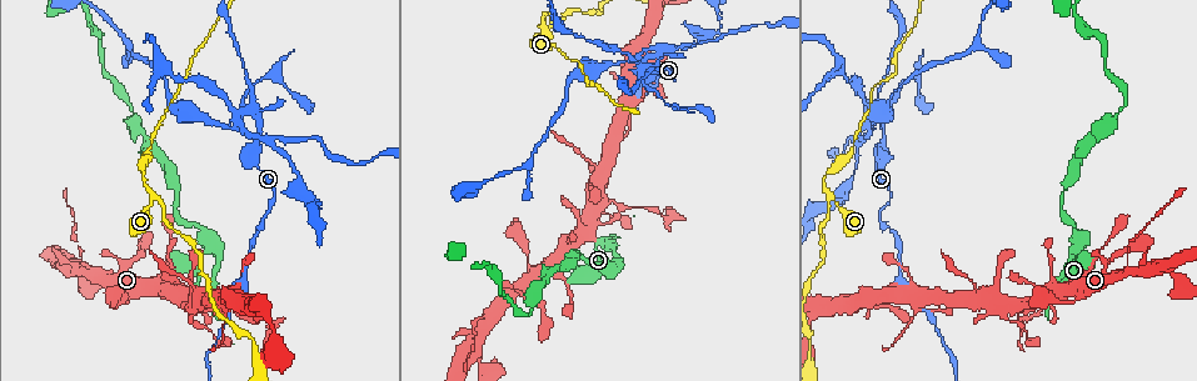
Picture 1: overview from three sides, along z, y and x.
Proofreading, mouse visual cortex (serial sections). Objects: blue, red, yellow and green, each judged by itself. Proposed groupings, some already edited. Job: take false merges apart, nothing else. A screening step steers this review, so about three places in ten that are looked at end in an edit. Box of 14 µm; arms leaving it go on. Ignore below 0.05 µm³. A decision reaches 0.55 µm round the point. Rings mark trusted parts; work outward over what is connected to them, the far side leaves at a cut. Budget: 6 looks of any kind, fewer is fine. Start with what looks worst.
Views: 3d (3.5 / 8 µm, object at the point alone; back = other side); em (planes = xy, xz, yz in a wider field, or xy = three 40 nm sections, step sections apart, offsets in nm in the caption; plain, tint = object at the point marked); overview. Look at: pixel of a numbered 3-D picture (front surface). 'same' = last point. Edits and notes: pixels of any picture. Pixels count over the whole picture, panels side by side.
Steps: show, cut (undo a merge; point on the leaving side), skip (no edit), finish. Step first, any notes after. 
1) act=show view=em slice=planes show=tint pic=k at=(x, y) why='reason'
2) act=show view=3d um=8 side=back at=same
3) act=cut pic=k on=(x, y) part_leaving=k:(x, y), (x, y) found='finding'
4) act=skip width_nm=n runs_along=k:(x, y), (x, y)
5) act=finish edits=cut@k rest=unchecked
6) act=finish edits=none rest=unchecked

act=show view=3d um=3.5 pic=1 at=(487, 318) why='three-way junction'

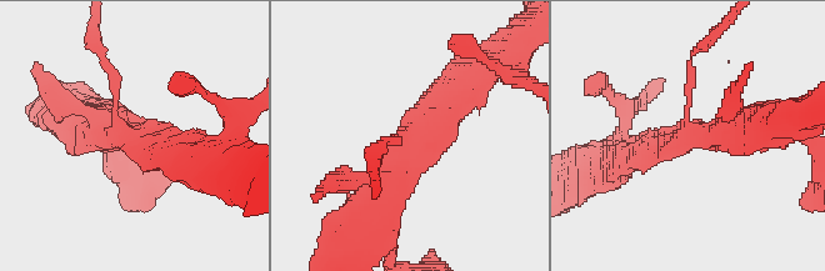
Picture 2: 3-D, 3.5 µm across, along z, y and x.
act=show view=em slice=xy step=3 show=tint pic=2 at=(692, 133) why='need the tissue'

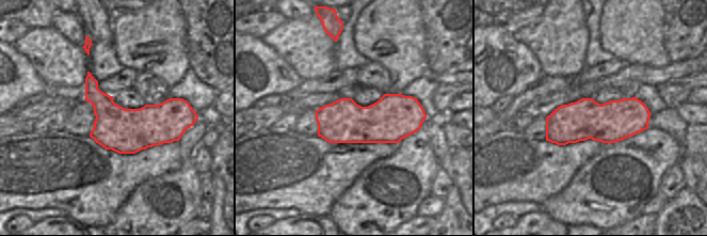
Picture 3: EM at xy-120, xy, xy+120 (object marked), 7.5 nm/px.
act=skip runs_along=3:(647, 114), (577, 121), (548, 138) found='one cell here'

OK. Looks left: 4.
act=show view=3d um=3.5 pic=1 at=(831, 196) why='sharp bend'

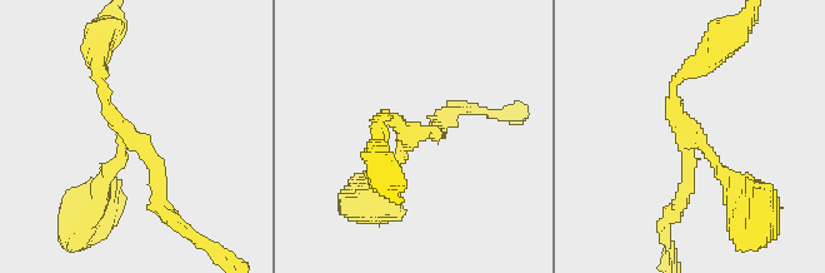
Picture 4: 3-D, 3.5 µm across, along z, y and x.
act=show view=em slice=xy step=5 show=tint pic=4 at=(125, 137) arms=3 arm_widths_nm=150,150,200 why='need the tissue'

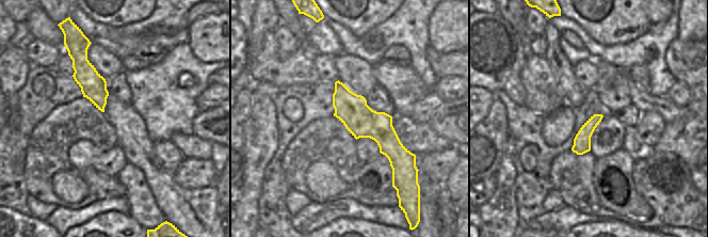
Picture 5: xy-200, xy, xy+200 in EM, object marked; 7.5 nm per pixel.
act=show view=em slice=xy step=2 show=tint at=same why='another direction'

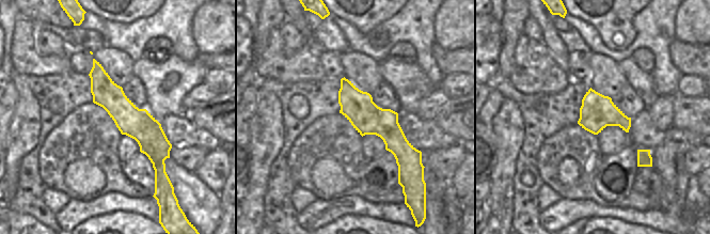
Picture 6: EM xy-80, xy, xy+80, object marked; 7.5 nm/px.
act=skip runs_along=4:(379, 184), (440, 120) found='one cell here'

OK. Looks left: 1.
act=finish edits=none rest=unchecked

